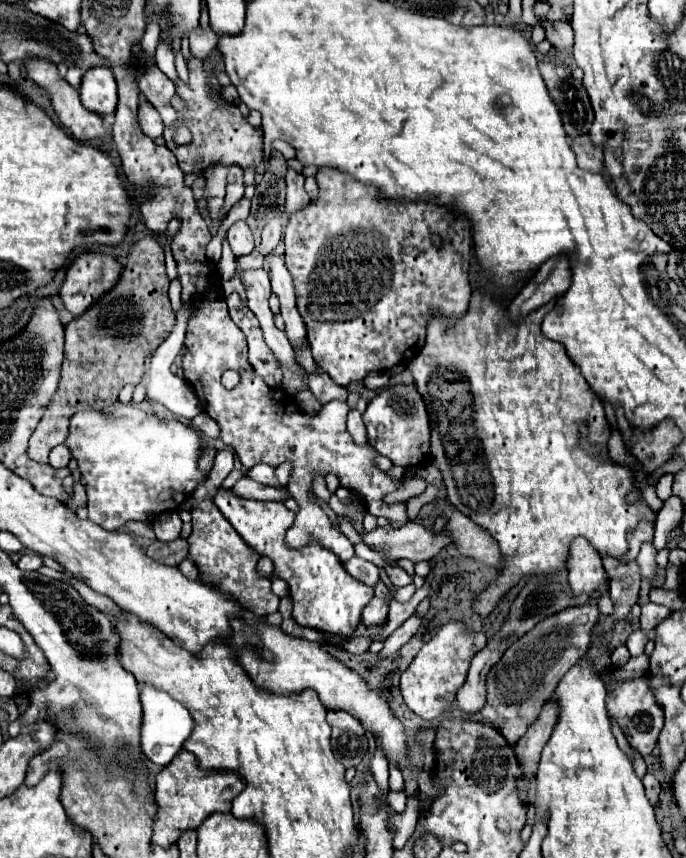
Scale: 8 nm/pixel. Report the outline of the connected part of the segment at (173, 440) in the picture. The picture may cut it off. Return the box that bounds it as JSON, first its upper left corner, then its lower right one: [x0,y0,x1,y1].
[64,402,204,530]

